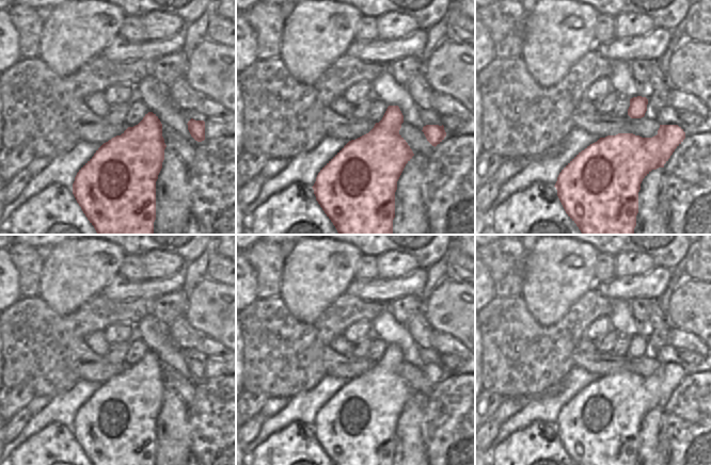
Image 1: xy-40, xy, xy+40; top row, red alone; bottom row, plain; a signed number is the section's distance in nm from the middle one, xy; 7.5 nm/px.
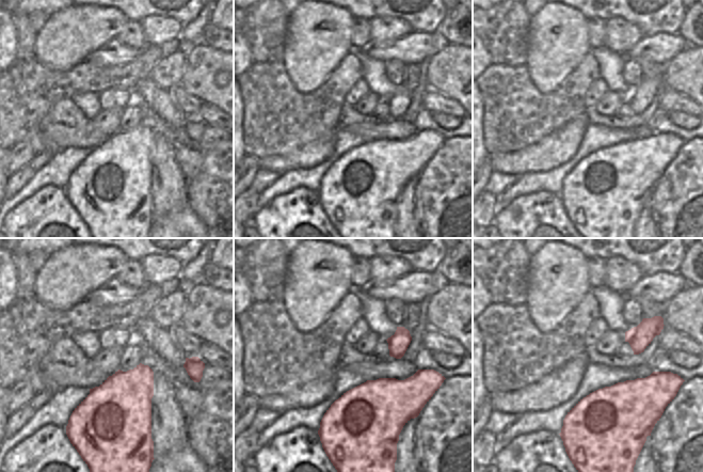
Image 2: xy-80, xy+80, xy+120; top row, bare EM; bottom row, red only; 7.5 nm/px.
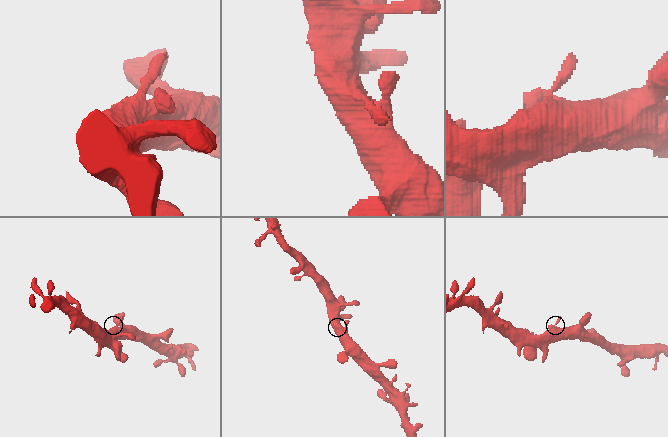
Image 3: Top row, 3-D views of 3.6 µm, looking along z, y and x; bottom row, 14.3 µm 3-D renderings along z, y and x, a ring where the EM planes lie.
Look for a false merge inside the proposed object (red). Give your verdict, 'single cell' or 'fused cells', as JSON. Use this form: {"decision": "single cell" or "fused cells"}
{"decision": "single cell"}

